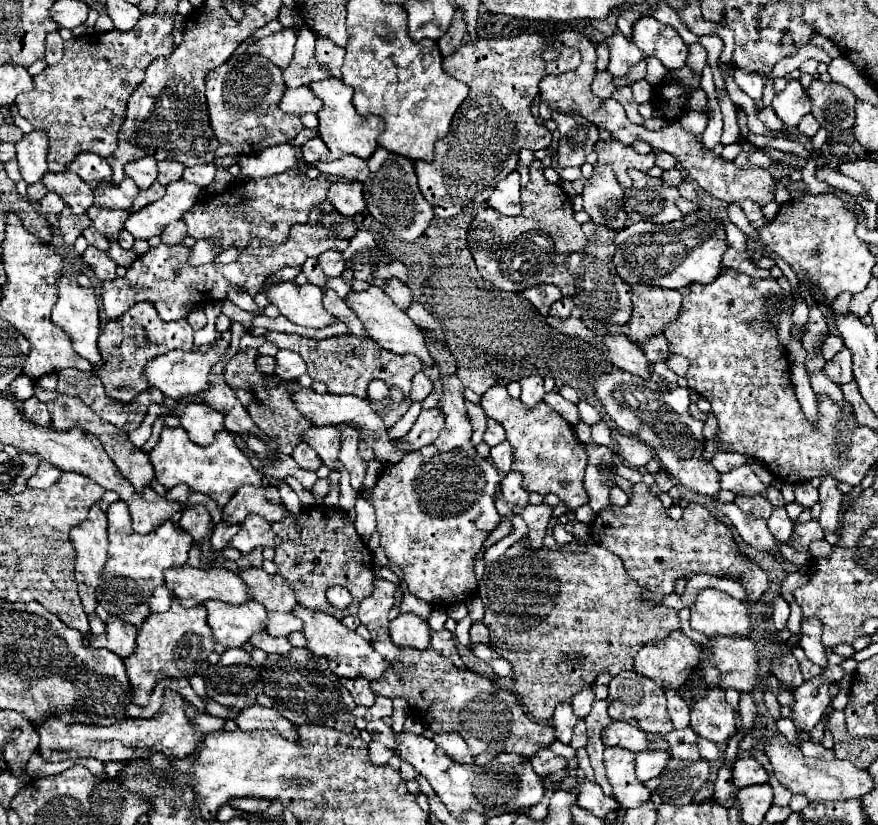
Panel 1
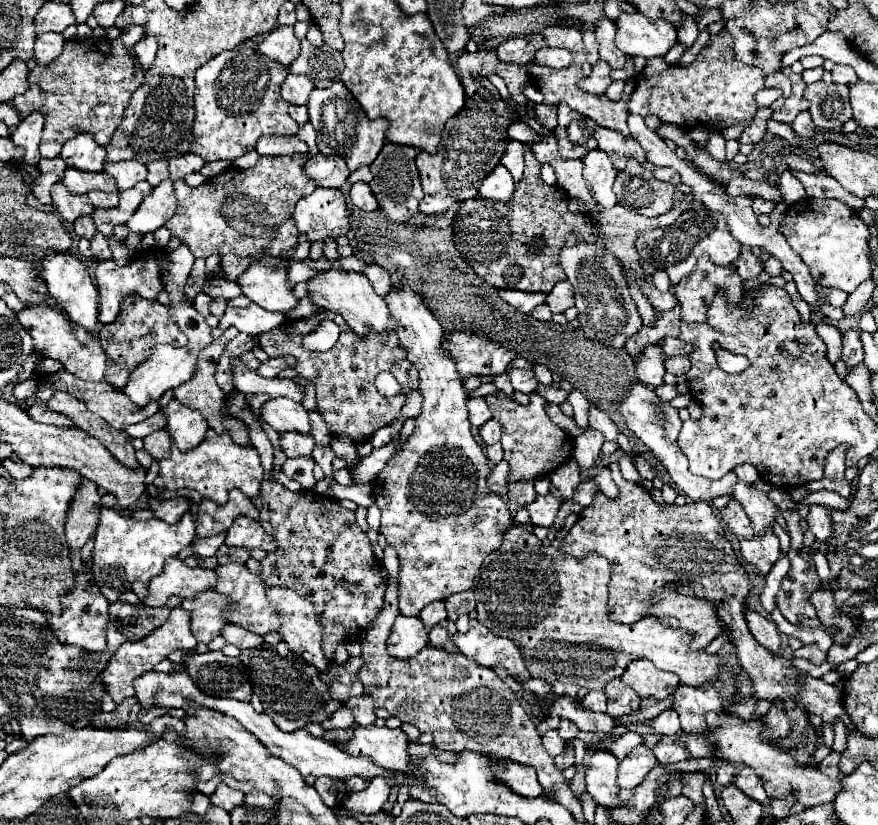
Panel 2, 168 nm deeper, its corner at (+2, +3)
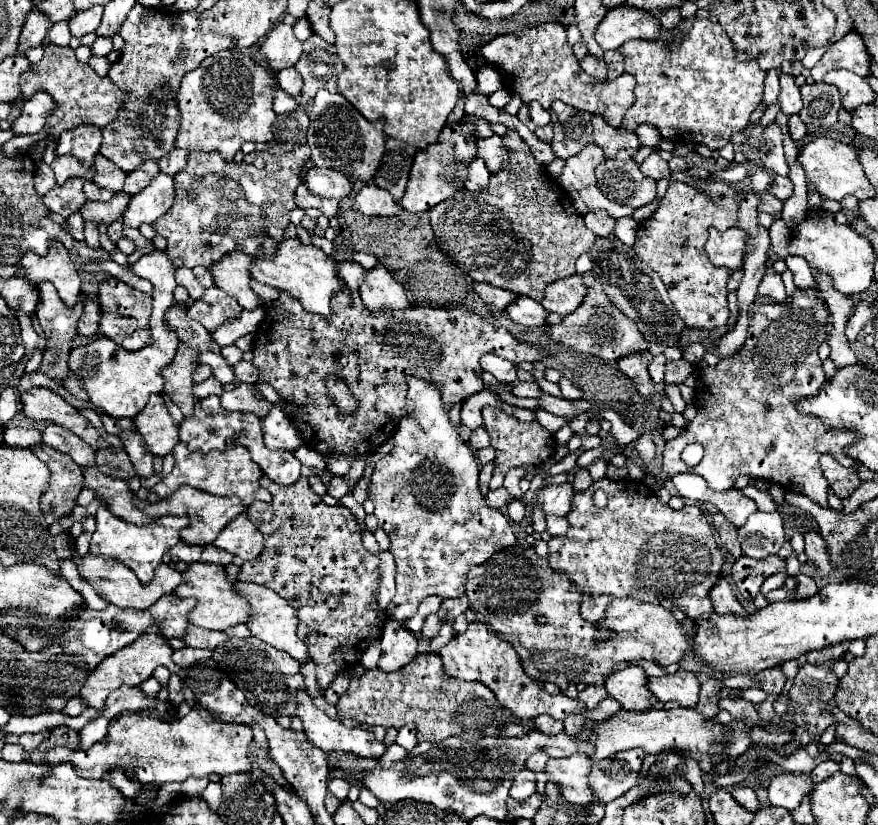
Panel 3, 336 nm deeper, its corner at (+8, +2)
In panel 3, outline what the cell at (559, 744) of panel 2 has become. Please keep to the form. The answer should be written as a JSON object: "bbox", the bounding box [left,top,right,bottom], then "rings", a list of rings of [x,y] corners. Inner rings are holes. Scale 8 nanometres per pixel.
{"bbox":[525,750,549,772],"rings":[[[537,750],[529,756],[529,760],[525,762],[525,768],[533,770],[533,772],[541,772],[541,770],[545,770],[547,760],[549,760],[549,754],[545,750]]]}

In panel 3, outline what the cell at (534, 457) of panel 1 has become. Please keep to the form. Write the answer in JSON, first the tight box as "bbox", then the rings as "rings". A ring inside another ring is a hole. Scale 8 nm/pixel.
{"bbox":[483,406,555,490],"rings":[[[485,406],[483,408],[483,422],[485,422],[485,428],[487,428],[489,436],[491,436],[491,446],[497,450],[495,470],[493,470],[493,478],[489,482],[491,490],[501,488],[503,478],[505,478],[505,474],[511,468],[517,468],[517,466],[523,466],[523,464],[543,466],[555,454],[555,436],[549,430],[545,430],[537,420],[533,420],[533,422],[521,422],[515,416],[505,414],[499,408]]]}

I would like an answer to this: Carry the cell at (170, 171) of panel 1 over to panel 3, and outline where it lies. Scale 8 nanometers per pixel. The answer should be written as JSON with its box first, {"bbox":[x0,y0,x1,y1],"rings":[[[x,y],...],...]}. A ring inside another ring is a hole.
{"bbox":[123,160,159,196],"rings":[[[147,160],[147,162],[143,162],[143,166],[141,166],[139,170],[133,170],[133,172],[127,174],[127,180],[125,180],[125,188],[123,188],[123,190],[133,196],[133,194],[141,192],[145,186],[149,186],[149,182],[151,182],[157,174],[159,174],[157,162]]]}

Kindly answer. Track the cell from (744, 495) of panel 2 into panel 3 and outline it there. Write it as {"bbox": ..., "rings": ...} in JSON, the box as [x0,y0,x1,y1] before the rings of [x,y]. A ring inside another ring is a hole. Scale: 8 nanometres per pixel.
{"bbox":[739,512,785,560],"rings":[[[761,512],[751,514],[745,526],[739,528],[739,542],[743,554],[755,560],[763,560],[769,554],[777,554],[785,544],[783,520],[779,512]]]}

